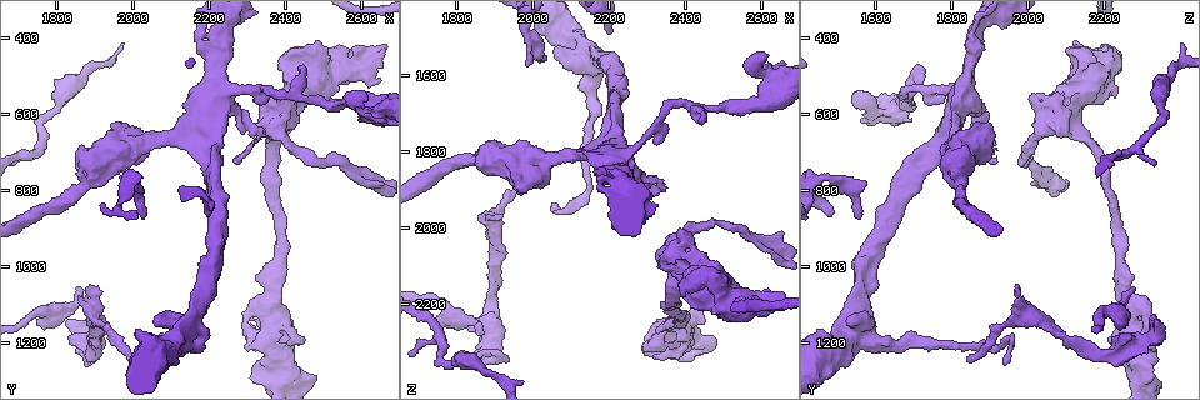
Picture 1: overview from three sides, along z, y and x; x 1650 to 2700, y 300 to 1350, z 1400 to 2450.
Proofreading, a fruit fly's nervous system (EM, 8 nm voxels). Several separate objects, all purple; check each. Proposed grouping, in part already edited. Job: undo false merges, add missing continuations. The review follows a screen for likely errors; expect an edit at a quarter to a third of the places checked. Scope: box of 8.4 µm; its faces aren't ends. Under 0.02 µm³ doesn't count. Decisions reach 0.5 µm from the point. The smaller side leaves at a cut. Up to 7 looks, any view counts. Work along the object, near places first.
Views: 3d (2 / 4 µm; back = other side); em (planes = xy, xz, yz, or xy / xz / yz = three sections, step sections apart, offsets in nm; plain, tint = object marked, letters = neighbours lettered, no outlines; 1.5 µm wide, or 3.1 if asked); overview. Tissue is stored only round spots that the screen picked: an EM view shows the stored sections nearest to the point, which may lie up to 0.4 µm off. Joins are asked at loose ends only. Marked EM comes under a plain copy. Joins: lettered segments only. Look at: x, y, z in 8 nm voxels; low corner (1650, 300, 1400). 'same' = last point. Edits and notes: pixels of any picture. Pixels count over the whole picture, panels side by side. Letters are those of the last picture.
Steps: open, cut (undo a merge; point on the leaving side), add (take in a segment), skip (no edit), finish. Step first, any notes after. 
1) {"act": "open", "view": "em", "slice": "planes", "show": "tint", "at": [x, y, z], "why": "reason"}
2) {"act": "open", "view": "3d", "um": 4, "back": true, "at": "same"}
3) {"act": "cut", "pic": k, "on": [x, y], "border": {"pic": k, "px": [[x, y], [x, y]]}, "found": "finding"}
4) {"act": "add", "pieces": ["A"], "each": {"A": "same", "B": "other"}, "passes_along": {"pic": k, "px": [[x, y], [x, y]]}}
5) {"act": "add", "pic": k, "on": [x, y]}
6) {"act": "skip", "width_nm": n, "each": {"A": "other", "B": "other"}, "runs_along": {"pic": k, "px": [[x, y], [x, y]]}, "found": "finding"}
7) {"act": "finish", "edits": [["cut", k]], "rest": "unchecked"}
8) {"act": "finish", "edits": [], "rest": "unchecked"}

{"act": "open", "view": "3d", "um": 4, "back": true, "at": [2290, 1145, 2310], "why": "touches itself"}

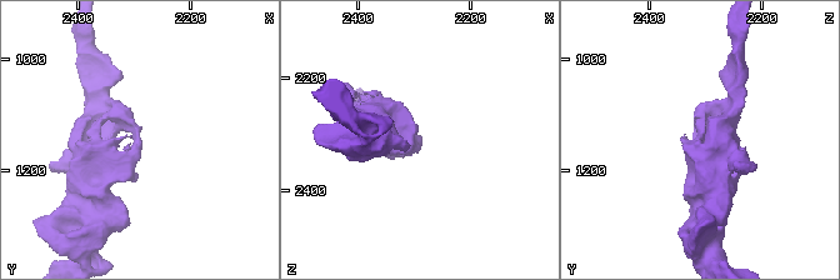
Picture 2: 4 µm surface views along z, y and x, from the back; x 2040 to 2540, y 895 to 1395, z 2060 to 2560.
{"act": "open", "view": "em", "slice": "planes", "show": "letters", "at": [2295, 1145, 2310]}

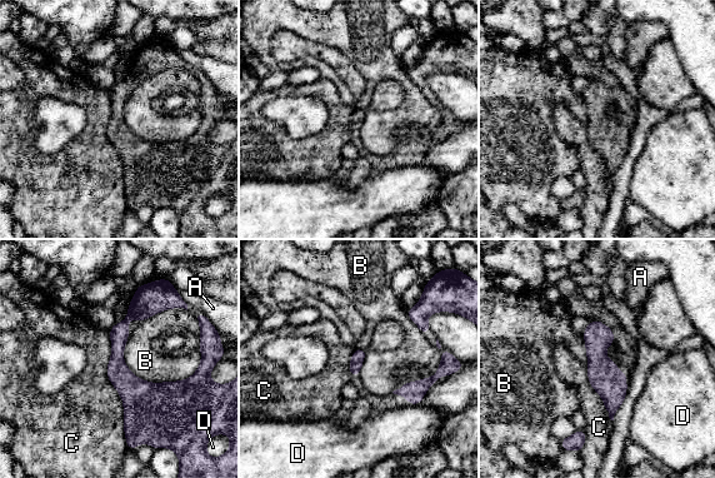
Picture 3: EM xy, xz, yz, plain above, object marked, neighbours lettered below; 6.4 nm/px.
{"act": "skip", "each": {"A": "other", "B": "other", "C": "other", "D": "other"}, "runs_along": {"pic": 3, "px": [[141, 288], [118, 340], [133, 433]]}, "found": "one cell here"}

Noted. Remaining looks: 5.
{"act": "open", "view": "3d", "um": 2, "back": true, "at": [1805, 580, 2345], "why": "abrupt turn"}

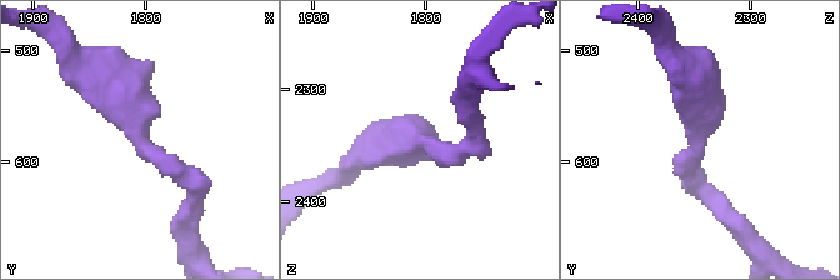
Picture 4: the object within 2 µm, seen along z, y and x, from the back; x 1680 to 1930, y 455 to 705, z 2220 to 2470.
{"act": "open", "view": "em", "slice": "planes", "show": "letters", "at": [1804, 588, 2344]}

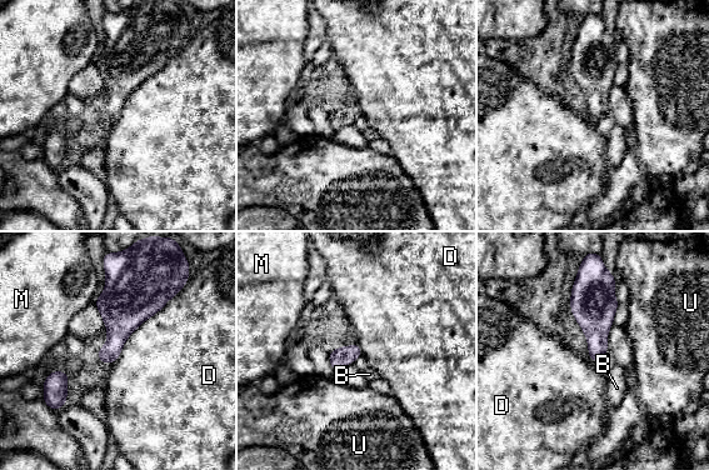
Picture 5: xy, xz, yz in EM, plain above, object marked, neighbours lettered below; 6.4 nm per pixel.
{"act": "skip", "longest_contact_nm": ["D", 650], "each": {"B": "other", "D": "other", "M": "other", "U": "other"}, "border": {"pic": 5, "px": [[179, 291], [126, 339], [113, 364]]}, "found": "continuous, no second cell"}

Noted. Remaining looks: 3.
{"act": "open", "view": "em", "slice": "xz", "step": 8, "show": "tint", "at": [1875, 1050, 1965], "why": "tapers out"}

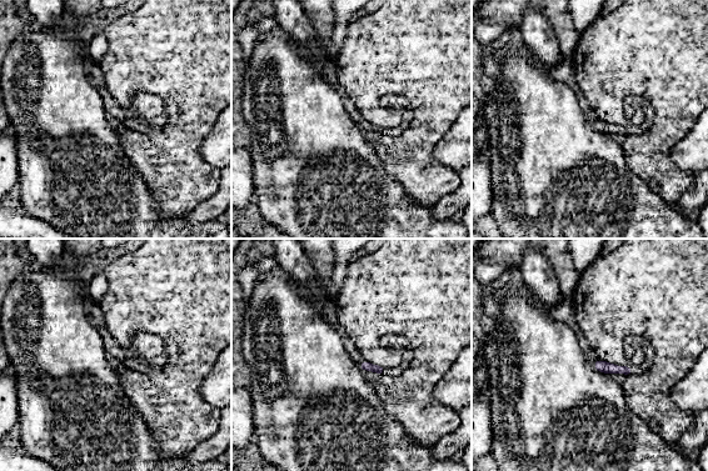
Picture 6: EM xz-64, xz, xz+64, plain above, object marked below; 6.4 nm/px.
{"act": "open", "view": "em", "slice": "xy", "step": 4, "show": "letters", "at": "same", "why": "cut it another way"}

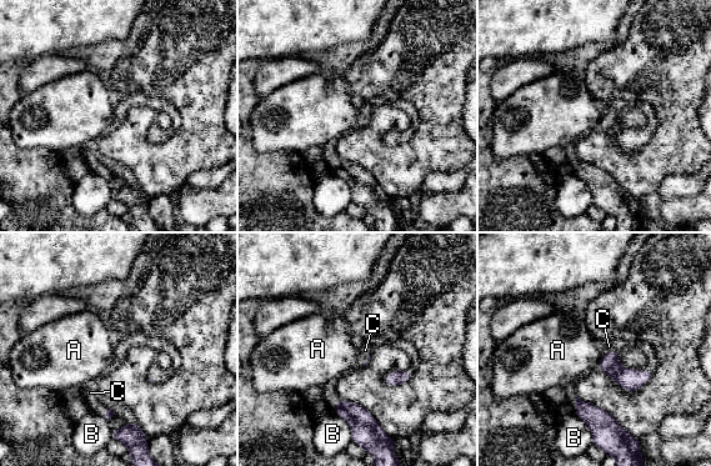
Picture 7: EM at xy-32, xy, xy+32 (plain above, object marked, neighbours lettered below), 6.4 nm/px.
{"act": "add", "pieces": ["C"], "each": {"A": "other", "B": "other", "C": "same"}, "found": "it goes on there"}

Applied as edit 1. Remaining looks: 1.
{"act": "finish", "edits": [["add", 7]], "rest": "unchecked"}

